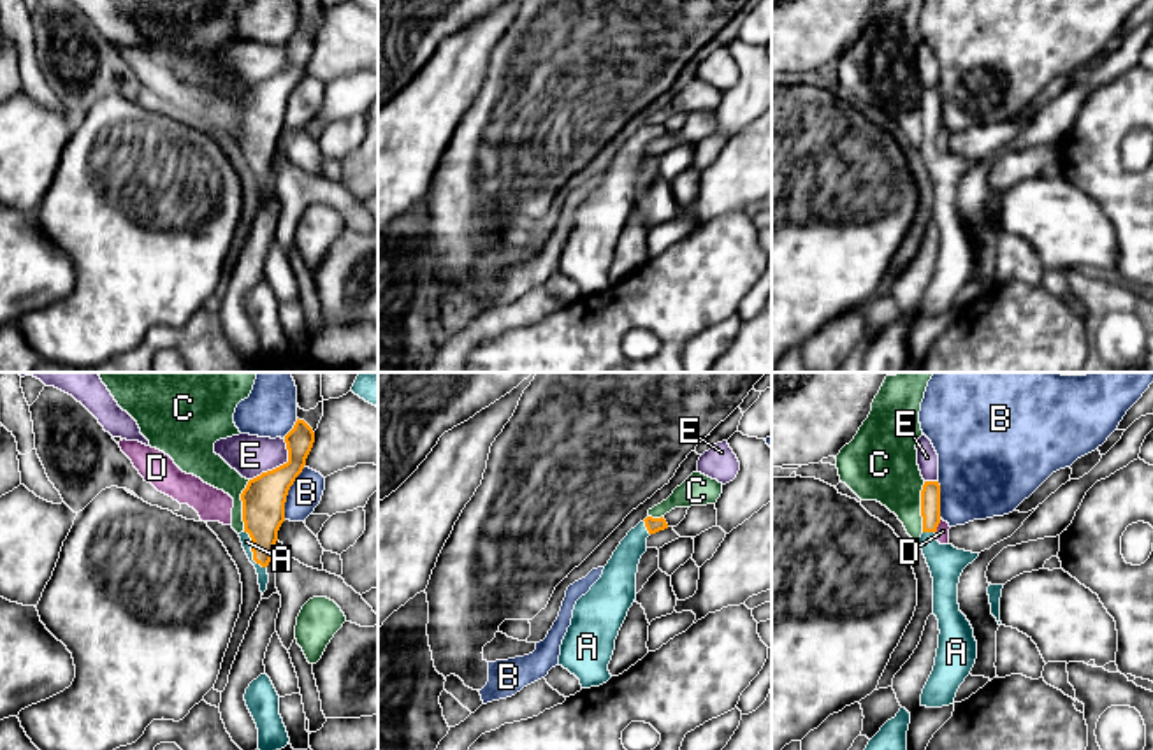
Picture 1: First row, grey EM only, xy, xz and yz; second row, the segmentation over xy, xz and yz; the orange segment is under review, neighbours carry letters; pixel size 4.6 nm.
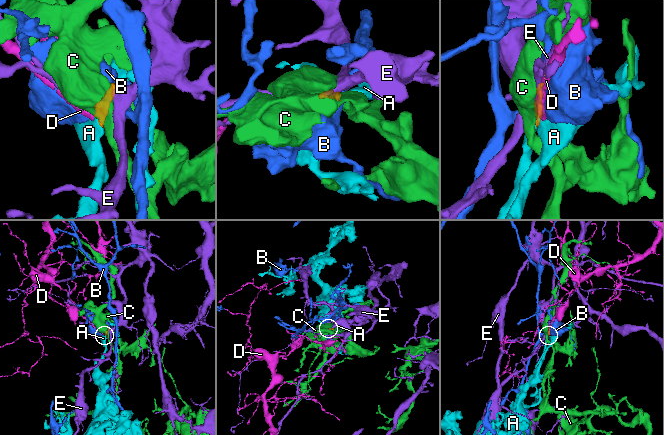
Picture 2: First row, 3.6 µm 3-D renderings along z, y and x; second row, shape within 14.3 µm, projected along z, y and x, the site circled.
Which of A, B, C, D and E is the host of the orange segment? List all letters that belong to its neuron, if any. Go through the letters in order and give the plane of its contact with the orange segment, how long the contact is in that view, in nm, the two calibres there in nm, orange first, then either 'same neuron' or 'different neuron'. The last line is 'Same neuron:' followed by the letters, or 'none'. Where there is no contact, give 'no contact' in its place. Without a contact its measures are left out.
A: contact in xy; length 200 nm; calibres 200 and 50 nm; same neuron
B: contact in xy; length 260 nm; calibres 200 and 150 nm; different neuron
C: contact in xy; length 240 nm; calibres 200 and 140 nm; different neuron
D: contact in yz; length 80 nm; calibres 100 and 60 nm; different neuron
E: contact in xy; length 260 nm; calibres 200 and 190 nm; different neuron
Same neuron: A

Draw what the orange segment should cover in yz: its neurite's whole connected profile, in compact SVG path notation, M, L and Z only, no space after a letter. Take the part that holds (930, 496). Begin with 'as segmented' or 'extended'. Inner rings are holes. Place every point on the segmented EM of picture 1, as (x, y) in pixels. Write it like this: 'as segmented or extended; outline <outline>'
extended; outline M925 481L921 490L923 534L919 544L933 578L933 615L939 620L939 648L933 671L923 689L921 706L954 704L956 692L977 659L977 641L967 617L960 611L958 583L963 569L979 553L937 541L940 523L940 485Z

